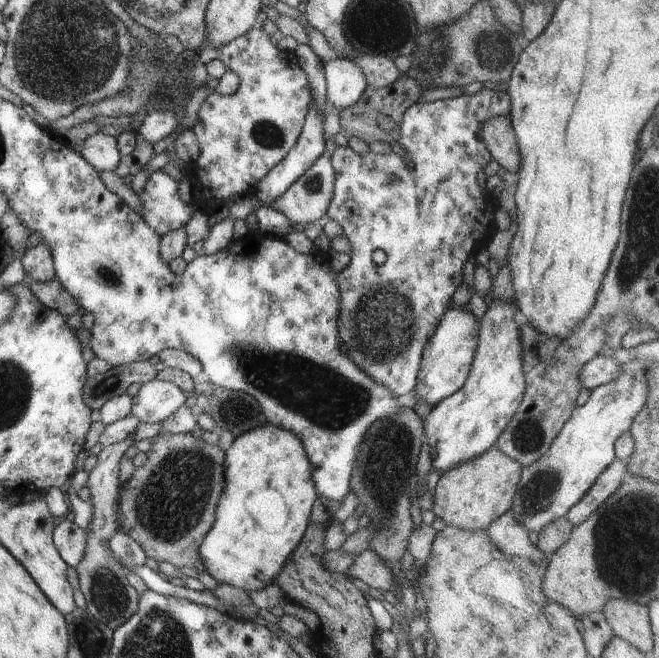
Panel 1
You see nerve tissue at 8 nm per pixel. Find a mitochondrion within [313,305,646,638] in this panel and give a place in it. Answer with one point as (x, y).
(384, 466)

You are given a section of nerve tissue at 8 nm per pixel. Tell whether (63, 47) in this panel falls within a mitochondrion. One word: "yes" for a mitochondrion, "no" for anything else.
yes

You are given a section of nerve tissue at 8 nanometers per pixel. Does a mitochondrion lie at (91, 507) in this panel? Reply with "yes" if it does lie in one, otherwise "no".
no

